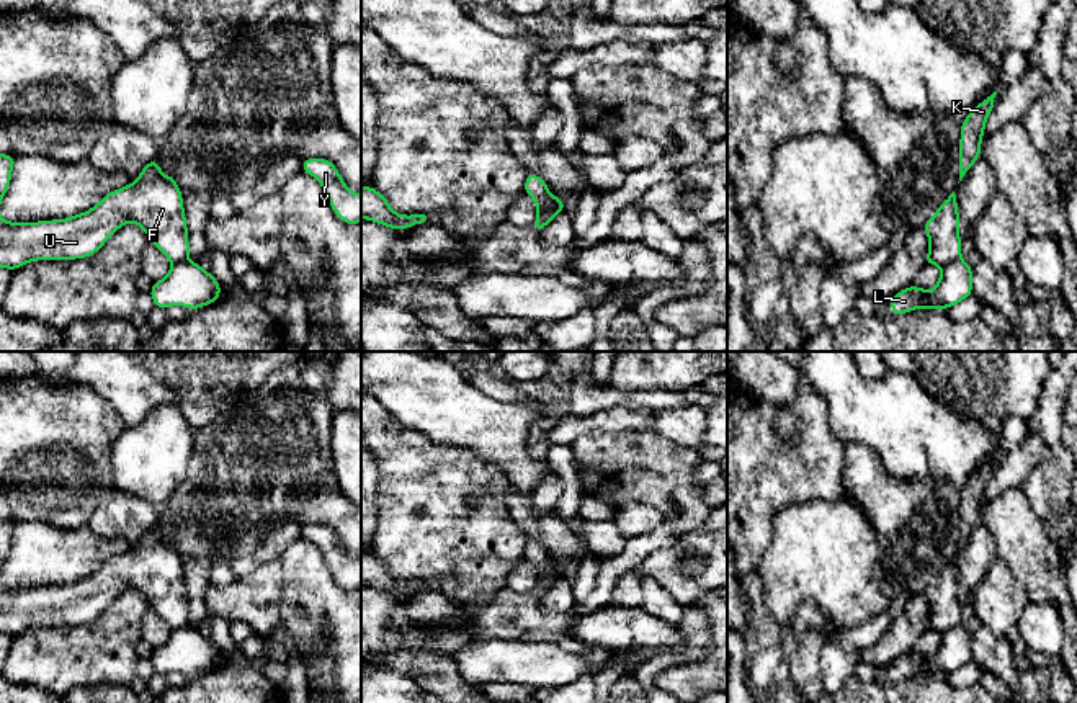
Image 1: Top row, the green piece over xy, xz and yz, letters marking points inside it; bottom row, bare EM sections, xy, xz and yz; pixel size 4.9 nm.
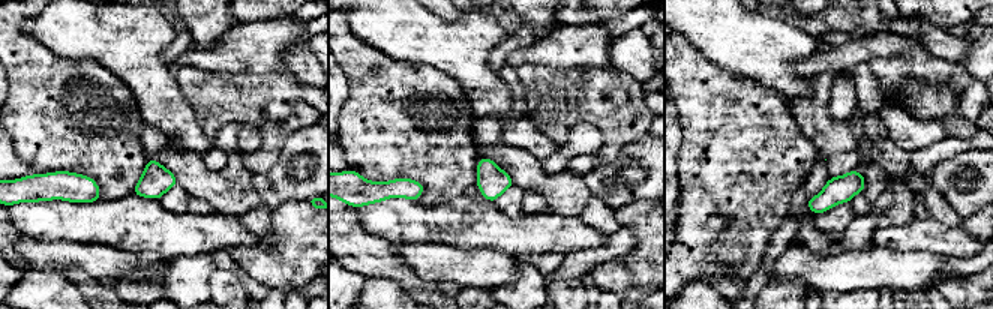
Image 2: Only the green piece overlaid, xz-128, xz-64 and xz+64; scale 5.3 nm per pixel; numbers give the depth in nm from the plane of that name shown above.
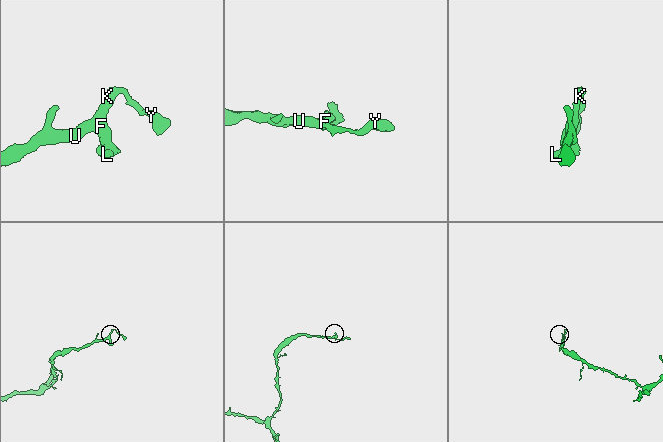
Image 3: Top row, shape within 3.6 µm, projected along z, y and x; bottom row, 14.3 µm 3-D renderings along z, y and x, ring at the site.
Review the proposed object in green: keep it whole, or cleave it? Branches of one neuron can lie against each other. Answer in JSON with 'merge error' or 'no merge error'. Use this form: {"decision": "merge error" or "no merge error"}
{"decision": "merge error"}

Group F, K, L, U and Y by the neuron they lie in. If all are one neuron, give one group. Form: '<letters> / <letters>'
F K U Y / L

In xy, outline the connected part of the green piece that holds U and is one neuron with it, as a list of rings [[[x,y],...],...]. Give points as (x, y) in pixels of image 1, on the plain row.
[[[154,525],[134,549],[105,561],[98,571],[77,582],[38,589],[0,584],[0,633],[16,636],[36,626],[87,625],[127,589],[144,595],[172,629],[188,626],[181,557]]]

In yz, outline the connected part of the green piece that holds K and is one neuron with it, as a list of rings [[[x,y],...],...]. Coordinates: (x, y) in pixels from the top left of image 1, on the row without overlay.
[[[994,458],[982,469],[972,474],[968,484],[961,489],[959,548],[971,536],[972,530],[981,523],[981,510],[985,495],[985,487],[995,472],[995,461],[997,458]]]

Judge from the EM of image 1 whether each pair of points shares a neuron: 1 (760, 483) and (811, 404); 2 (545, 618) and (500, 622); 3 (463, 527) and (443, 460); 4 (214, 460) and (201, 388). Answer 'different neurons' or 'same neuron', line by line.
1: same neuron
2: same neuron
3: same neuron
4: different neurons

